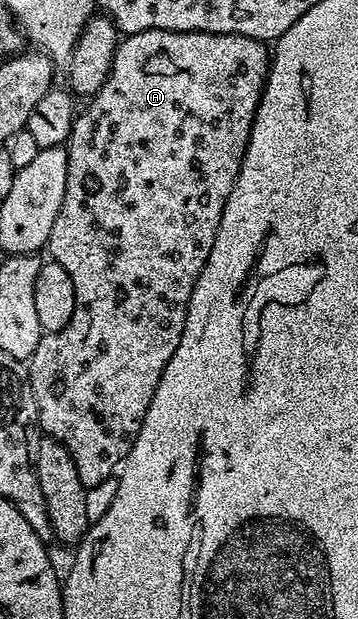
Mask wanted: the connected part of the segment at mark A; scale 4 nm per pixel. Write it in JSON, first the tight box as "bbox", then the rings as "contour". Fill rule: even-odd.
{"bbox":[28,30,271,488],"contour":[[[145,30],[131,34],[119,41],[110,74],[98,93],[89,99],[90,107],[74,119],[74,128],[68,139],[68,184],[64,188],[64,204],[56,216],[56,224],[52,224],[48,251],[49,257],[59,262],[68,276],[72,276],[76,305],[72,318],[63,330],[55,334],[43,333],[35,342],[28,360],[28,381],[30,391],[34,393],[41,433],[65,446],[82,485],[87,488],[111,477],[125,463],[142,427],[142,417],[148,412],[156,384],[168,360],[172,360],[176,344],[180,344],[192,288],[208,260],[208,252],[212,252],[224,204],[236,184],[236,176],[246,155],[246,145],[250,143],[250,130],[254,126],[254,114],[258,110],[262,90],[266,87],[271,57],[267,43],[243,34],[205,34],[199,30]]]}

